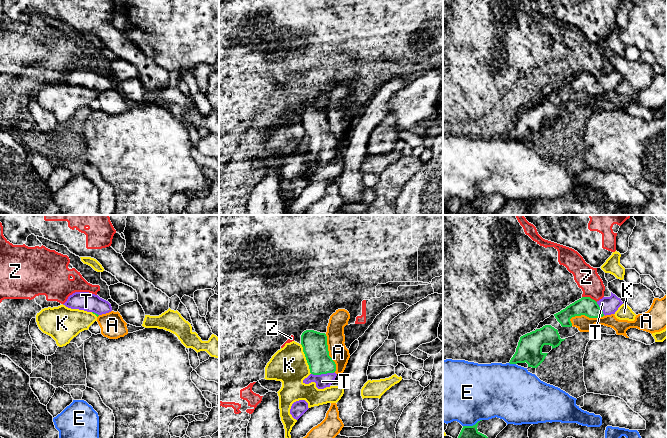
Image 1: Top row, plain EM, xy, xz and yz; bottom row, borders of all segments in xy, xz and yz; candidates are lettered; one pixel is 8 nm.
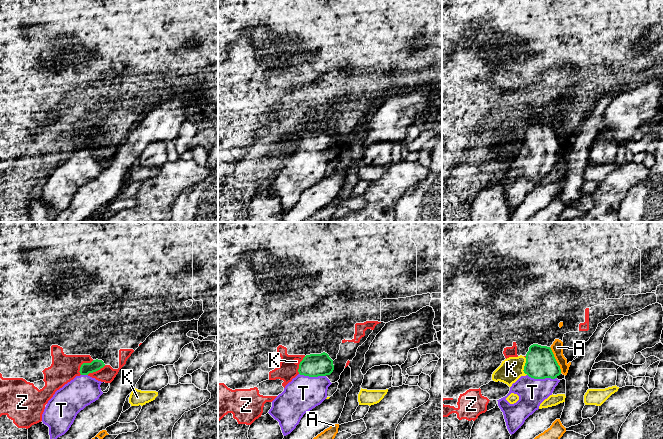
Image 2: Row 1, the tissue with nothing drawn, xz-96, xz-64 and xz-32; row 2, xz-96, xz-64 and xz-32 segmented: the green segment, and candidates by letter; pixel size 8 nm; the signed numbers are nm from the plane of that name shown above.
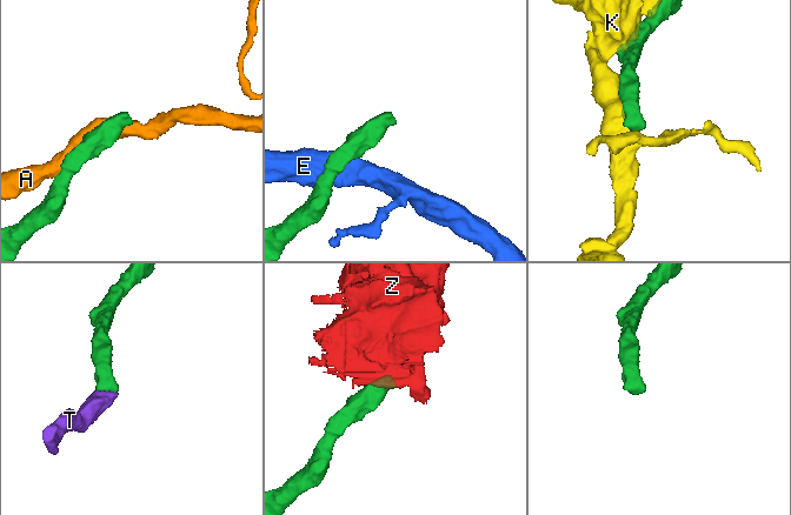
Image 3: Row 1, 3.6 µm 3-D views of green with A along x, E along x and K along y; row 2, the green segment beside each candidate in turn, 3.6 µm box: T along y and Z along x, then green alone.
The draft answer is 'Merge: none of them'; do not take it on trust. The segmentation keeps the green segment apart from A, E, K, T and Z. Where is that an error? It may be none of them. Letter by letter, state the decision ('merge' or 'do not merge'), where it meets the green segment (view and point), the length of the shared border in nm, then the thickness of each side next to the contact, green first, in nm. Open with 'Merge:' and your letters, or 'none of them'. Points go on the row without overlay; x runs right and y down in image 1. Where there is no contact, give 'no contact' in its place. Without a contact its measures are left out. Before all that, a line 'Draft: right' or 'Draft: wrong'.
Draft: wrong
Merge: T
A: do not merge | yz (586, 91) | 300 nm | 150/130 nm
E: do not merge | yz (512, 139) | 60 nm | 200/440 nm
K: do not merge | xz (306, 135) | 260 nm | 200/280 nm
T: merge | xz (322, 149) | 190 nm | 200/120 nm
Z: do not merge | yz (589, 73) | 130 nm | 150/190 nm

